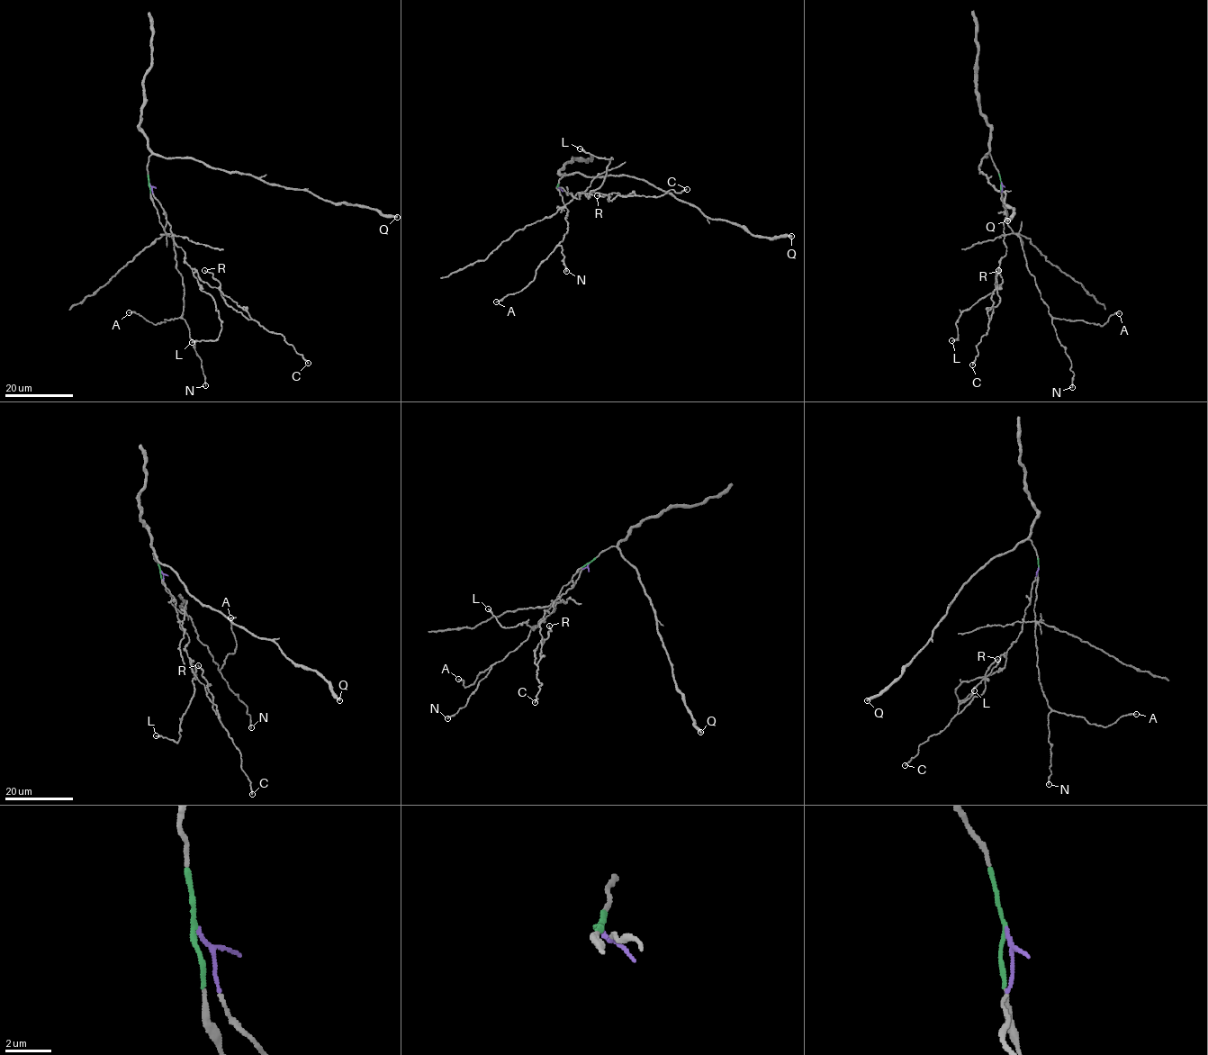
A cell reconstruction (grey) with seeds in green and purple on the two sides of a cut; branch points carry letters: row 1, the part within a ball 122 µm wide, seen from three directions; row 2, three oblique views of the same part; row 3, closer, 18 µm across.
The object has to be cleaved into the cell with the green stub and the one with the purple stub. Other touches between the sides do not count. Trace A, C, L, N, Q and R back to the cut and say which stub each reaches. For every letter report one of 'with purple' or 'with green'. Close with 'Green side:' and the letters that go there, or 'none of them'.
A: with green
C: with purple
L: with purple
N: with green
Q: with green
R: with purple
Green side: A, N, Q

